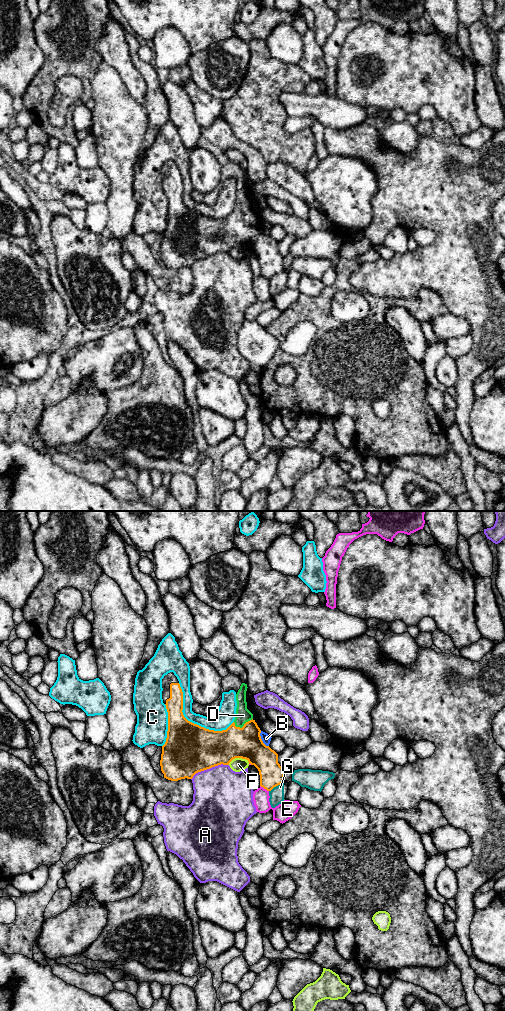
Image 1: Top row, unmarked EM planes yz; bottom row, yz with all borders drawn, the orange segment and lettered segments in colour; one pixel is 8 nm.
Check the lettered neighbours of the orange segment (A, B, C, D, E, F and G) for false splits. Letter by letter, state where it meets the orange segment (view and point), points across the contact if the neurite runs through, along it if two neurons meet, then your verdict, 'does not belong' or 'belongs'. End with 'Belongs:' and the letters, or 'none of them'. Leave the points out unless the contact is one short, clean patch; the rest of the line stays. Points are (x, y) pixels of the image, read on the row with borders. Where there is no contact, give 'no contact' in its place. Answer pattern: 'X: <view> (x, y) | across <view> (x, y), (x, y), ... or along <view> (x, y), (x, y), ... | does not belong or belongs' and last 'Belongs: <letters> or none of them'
A: yz (209, 768) | does not belong
B: yz (261, 739) | does not belong
C: yz (191, 722) | does not belong
D: yz (243, 726) | belongs
E: yz (264, 788) | does not belong
F: yz (238, 757) | does not belong
G: yz (276, 785) | does not belong
Belongs: D

